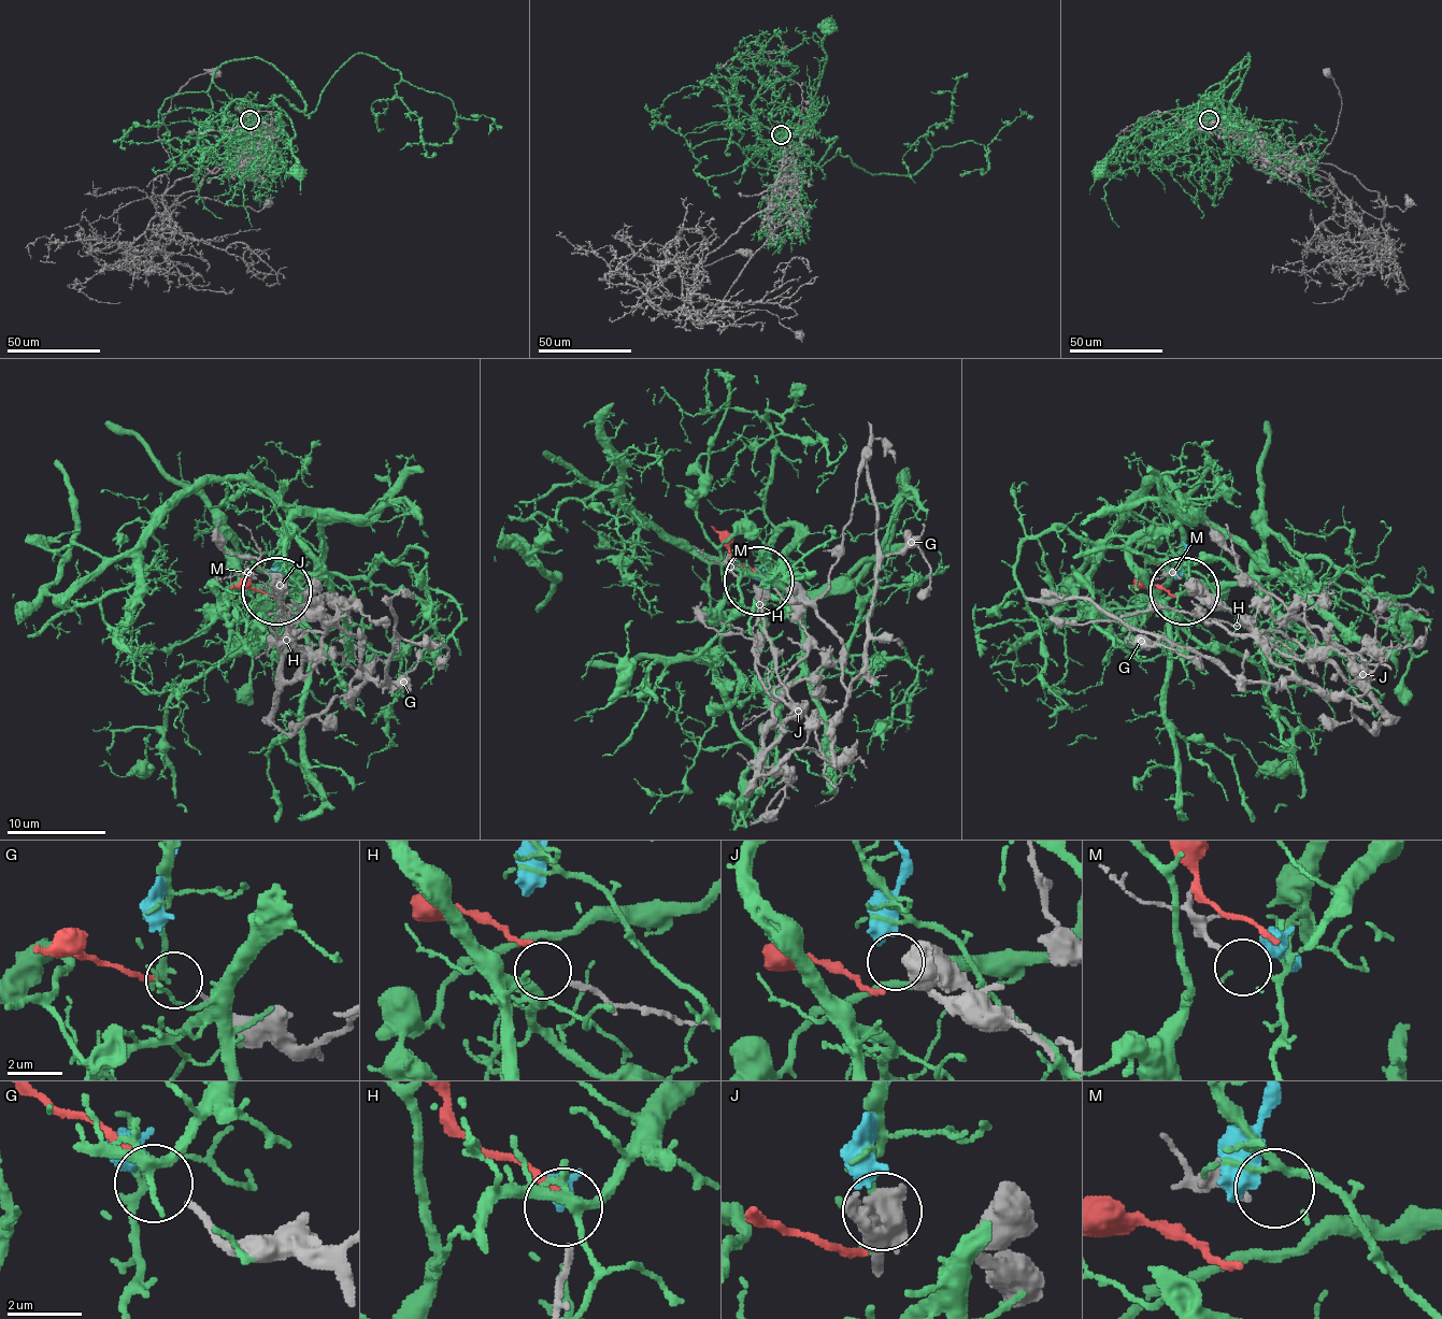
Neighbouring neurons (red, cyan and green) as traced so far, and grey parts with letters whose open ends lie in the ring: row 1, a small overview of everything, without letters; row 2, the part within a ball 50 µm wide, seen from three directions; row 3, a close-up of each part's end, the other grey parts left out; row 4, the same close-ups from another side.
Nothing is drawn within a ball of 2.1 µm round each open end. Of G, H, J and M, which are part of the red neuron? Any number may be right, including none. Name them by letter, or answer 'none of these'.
G

